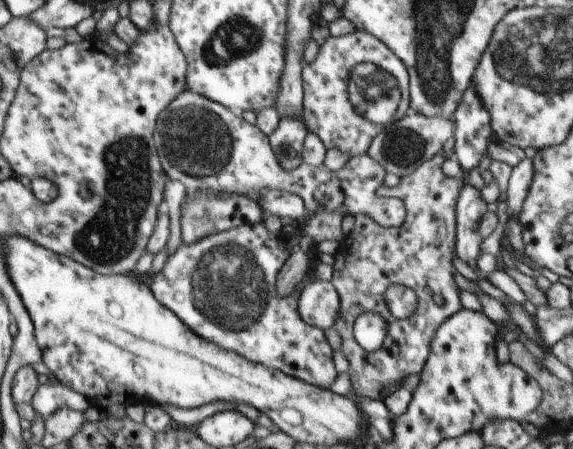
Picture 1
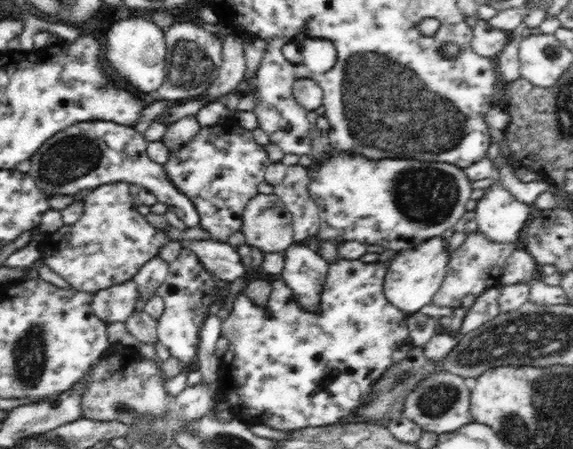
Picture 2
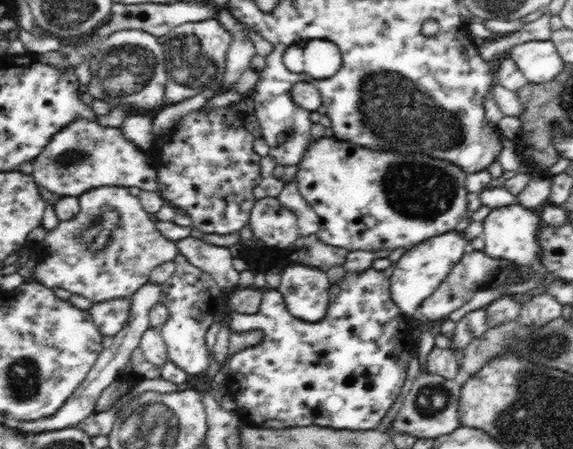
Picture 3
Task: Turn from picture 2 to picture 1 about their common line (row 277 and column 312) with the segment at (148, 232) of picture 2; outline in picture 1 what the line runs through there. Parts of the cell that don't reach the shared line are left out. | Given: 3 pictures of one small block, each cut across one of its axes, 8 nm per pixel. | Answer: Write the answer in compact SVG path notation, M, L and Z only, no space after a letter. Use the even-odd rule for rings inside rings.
M357 30L340 37L330 37L319 47L314 62L304 63L302 68L303 113L308 132L319 136L327 149L336 148L352 157L366 155L368 148L393 120L404 118L409 111L409 74L404 63L384 44Z

